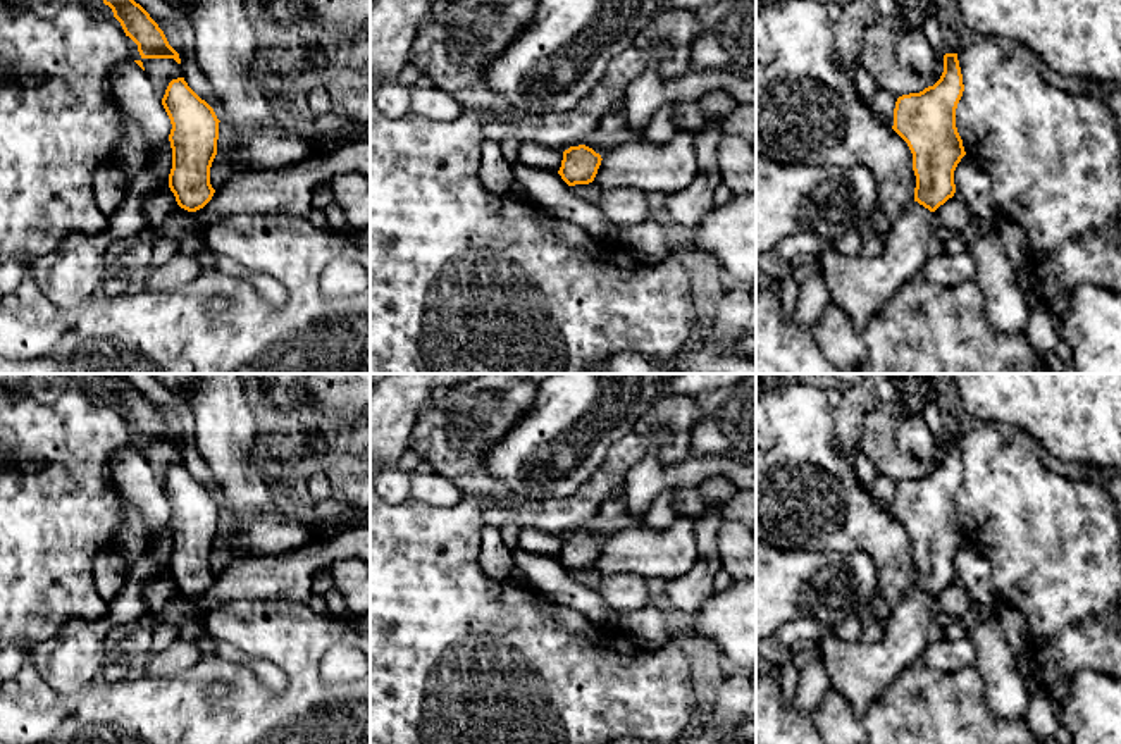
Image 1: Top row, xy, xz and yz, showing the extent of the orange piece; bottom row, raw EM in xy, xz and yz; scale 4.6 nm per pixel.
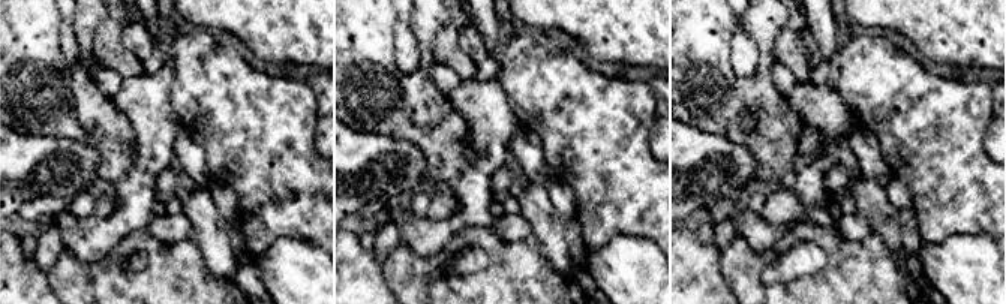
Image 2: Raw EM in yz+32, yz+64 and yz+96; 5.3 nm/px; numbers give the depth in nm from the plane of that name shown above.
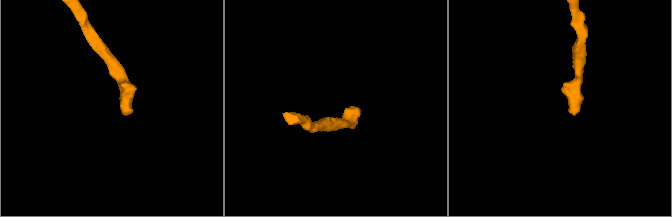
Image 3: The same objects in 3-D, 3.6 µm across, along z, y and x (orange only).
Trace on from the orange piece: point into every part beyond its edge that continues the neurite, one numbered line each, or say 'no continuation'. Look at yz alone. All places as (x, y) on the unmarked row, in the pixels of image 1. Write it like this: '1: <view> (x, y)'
1: yz (858, 670)

